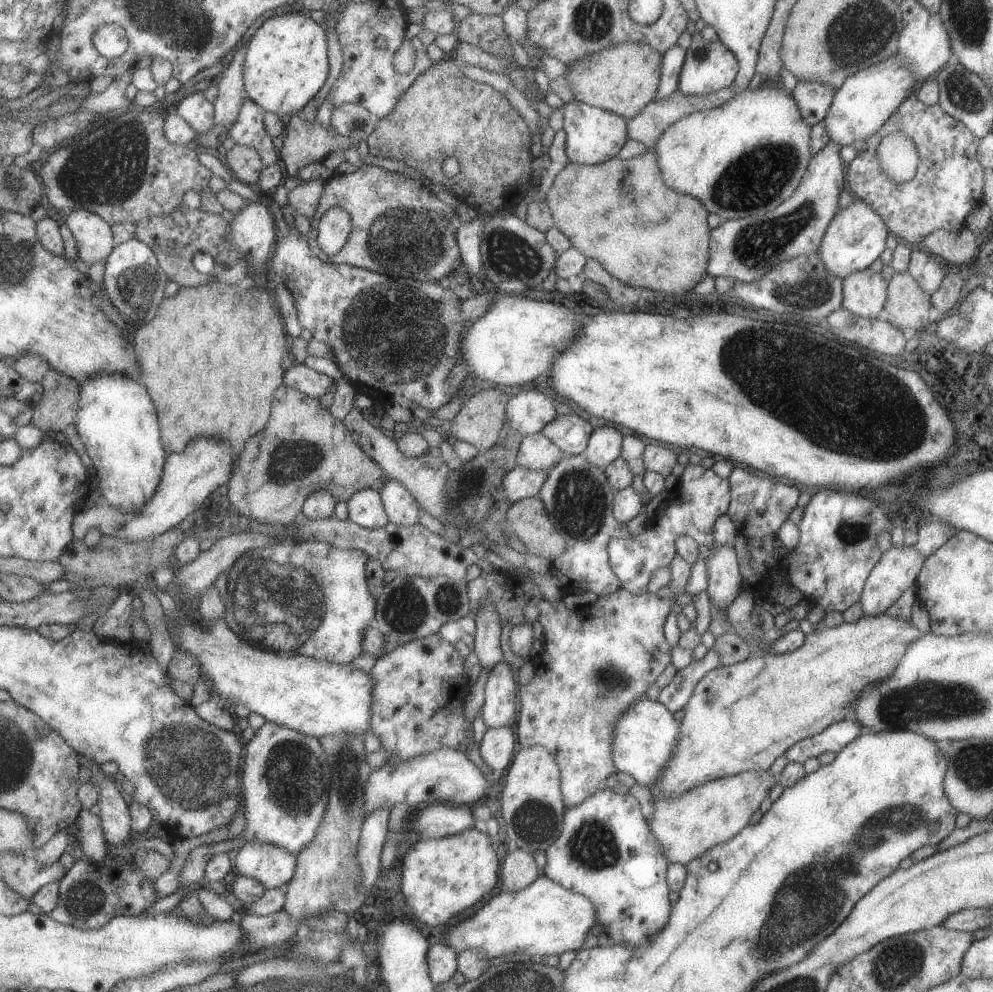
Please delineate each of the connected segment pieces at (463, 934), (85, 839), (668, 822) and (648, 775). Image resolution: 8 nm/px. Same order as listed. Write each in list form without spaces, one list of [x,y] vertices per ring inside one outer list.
[[[545,875],[518,892],[502,890],[473,916],[450,927],[446,931],[445,943],[454,947],[460,955],[464,951],[477,951],[488,959],[504,956],[504,954],[514,954],[514,952],[530,954],[532,957],[561,955],[568,950],[576,952],[580,950],[582,943],[590,934],[590,928],[596,922],[598,922],[598,910],[594,902]]]
[[[83,806],[77,824],[79,829],[76,837],[87,858],[92,862],[102,863],[102,860],[111,852],[107,833],[103,827],[103,818]]]
[[[770,769],[763,771],[746,771],[731,777],[690,789],[679,797],[659,797],[654,799],[654,813],[649,822],[653,835],[657,836],[664,854],[670,863],[686,866],[692,859],[698,858],[706,850],[736,836],[750,822],[750,817],[760,808],[760,803],[769,796],[770,789],[776,786],[779,778]]]
[[[646,695],[618,718],[614,730],[614,758],[618,772],[626,772],[635,778],[635,782],[642,786],[655,783],[661,777],[663,770],[668,767],[675,746],[677,745],[680,721],[675,720],[673,714],[660,701],[648,699]]]

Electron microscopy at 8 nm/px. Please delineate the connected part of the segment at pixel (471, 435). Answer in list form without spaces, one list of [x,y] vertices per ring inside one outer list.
[[[500,388],[484,389],[476,393],[466,400],[459,414],[451,421],[450,437],[468,442],[481,451],[488,451],[495,447],[500,442],[500,438],[502,438],[502,432],[504,432],[504,426],[506,426],[506,418],[509,418],[511,397],[509,393],[506,394]]]

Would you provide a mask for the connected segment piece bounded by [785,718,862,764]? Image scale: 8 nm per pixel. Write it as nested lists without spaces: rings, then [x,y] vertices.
[[[844,719],[839,723],[830,725],[820,734],[801,740],[793,744],[786,752],[786,758],[795,763],[806,762],[808,758],[820,756],[823,752],[836,752],[837,754],[862,734],[862,726],[858,720]]]

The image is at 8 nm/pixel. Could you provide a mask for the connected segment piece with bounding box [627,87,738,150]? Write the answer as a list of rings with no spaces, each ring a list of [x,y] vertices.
[[[732,87],[714,91],[705,95],[685,95],[680,90],[674,91],[673,93],[670,93],[670,96],[660,99],[658,102],[649,102],[638,116],[635,116],[633,119],[628,119],[628,132],[631,132],[631,137],[635,141],[645,144],[648,150],[654,149],[660,135],[677,120],[688,116],[690,113],[700,112],[720,106],[727,100],[732,100],[733,96],[737,94],[738,92],[734,92]]]

